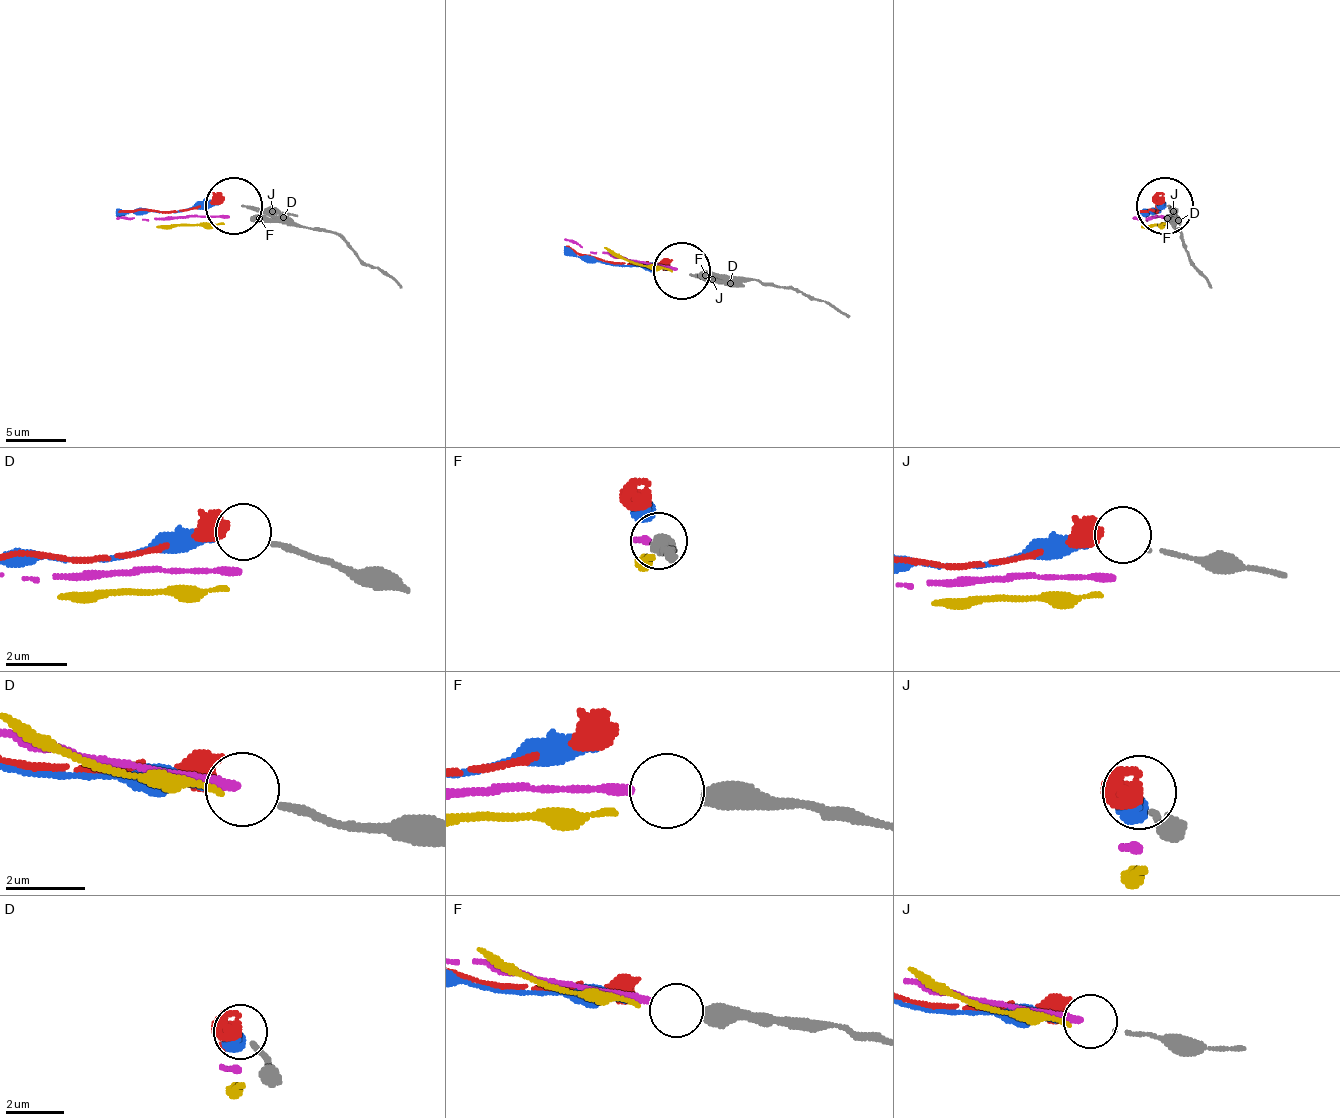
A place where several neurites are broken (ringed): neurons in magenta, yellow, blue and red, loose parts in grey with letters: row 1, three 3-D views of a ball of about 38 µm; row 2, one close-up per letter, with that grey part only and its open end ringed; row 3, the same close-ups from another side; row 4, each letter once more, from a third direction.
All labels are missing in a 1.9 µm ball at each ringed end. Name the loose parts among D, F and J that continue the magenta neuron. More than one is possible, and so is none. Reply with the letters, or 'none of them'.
F

